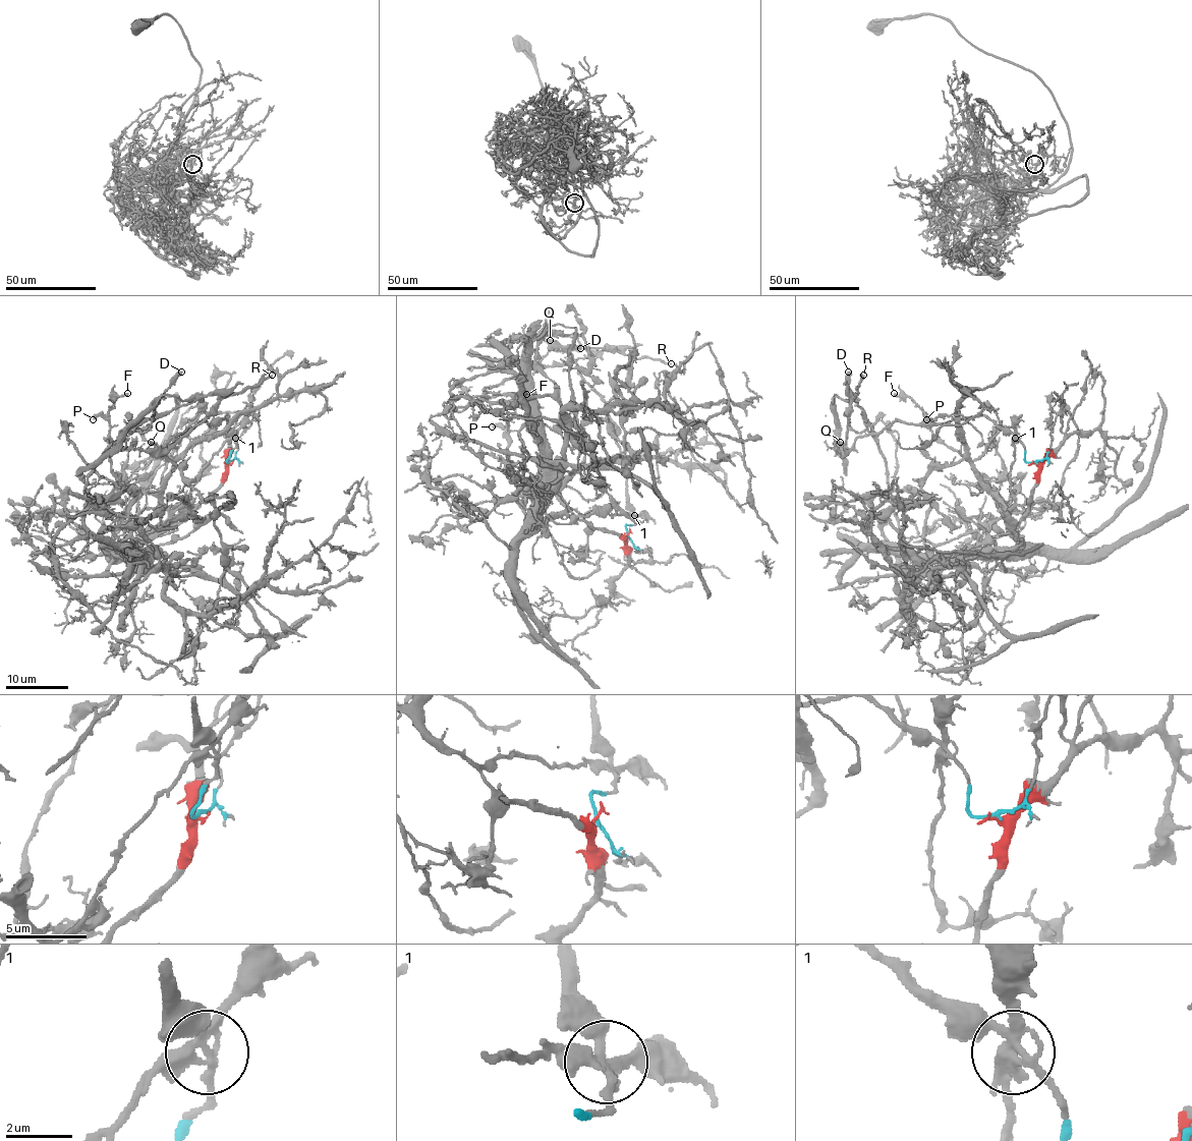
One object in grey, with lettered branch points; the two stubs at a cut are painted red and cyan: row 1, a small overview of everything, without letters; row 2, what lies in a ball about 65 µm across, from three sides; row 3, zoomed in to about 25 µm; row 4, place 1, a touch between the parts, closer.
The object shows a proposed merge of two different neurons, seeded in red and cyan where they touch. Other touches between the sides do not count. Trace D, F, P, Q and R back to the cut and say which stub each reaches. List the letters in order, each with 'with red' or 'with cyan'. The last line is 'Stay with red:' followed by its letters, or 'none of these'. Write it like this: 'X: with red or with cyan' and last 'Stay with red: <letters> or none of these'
D: with red
F: with red
P: with red
Q: with cyan
R: with cyan
Stay with red: D, F, P

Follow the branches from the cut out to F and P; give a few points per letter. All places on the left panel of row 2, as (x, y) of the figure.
F: (228, 463), (200, 502), (175, 510), (128, 490), (109, 446), (109, 407), (128, 393)
P: (228, 463), (227, 477), (200, 502), (169, 510), (118, 480), (109, 422), (94, 419)

